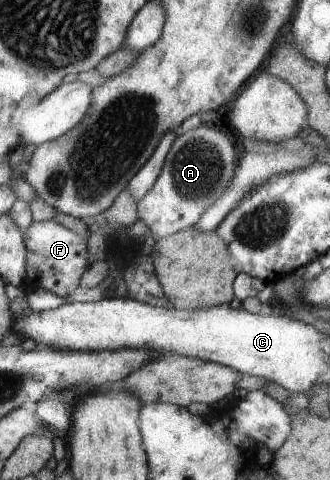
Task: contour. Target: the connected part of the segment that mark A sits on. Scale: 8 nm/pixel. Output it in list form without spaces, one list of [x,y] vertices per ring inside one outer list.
[[[204,125],[176,137],[176,143],[172,143],[172,147],[166,155],[160,176],[156,179],[152,189],[137,203],[139,219],[146,224],[156,240],[190,228],[206,211],[206,207],[216,203],[217,197],[228,189],[232,175],[236,171],[237,160],[242,152],[239,146],[234,146],[234,143],[226,135],[218,133],[210,127],[204,127]]]

